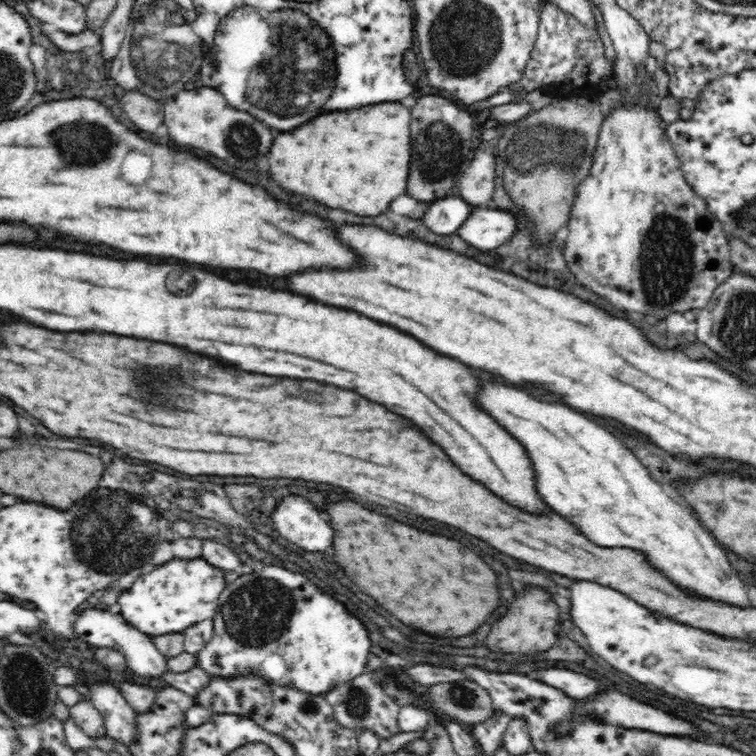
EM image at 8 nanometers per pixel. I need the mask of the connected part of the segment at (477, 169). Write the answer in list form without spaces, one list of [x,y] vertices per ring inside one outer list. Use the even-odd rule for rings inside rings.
[[[482,143],[476,151],[474,160],[462,168],[462,177],[458,182],[458,196],[462,196],[472,206],[488,202],[494,194],[494,151]]]

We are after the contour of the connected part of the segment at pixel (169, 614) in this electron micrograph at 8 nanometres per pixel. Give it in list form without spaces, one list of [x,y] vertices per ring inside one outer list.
[[[202,557],[198,560],[166,562],[158,566],[154,572],[140,576],[130,590],[118,596],[120,614],[130,626],[150,636],[182,632],[184,628],[214,616],[218,608],[218,596],[224,590],[224,586],[224,574],[218,568],[204,562]]]

